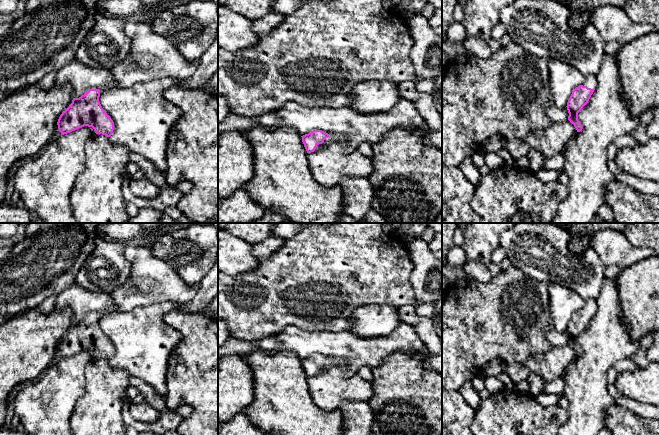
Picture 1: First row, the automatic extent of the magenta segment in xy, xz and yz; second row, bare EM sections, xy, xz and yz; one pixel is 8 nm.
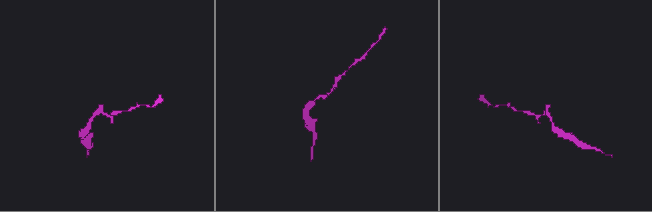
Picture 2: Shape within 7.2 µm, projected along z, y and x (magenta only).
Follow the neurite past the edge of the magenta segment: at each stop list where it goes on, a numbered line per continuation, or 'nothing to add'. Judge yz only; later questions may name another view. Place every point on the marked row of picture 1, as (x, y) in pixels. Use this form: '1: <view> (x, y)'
1: yz (590, 81)

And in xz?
1: xz (332, 138)

